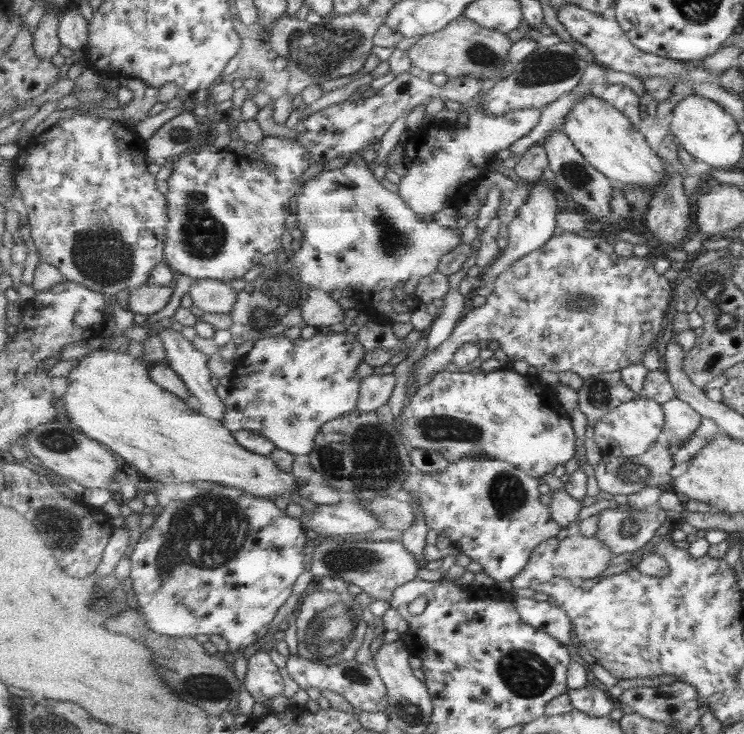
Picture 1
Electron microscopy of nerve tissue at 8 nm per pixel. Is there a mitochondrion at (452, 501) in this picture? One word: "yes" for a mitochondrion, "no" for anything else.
no

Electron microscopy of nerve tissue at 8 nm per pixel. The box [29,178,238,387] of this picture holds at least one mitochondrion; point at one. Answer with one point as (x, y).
(100, 255)

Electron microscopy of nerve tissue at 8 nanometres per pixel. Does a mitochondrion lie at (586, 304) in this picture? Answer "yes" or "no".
yes

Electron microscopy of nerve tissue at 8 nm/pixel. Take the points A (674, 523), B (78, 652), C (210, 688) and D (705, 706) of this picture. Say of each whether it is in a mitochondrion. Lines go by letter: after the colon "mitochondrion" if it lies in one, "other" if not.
A: other
B: other
C: mitochondrion
D: other

